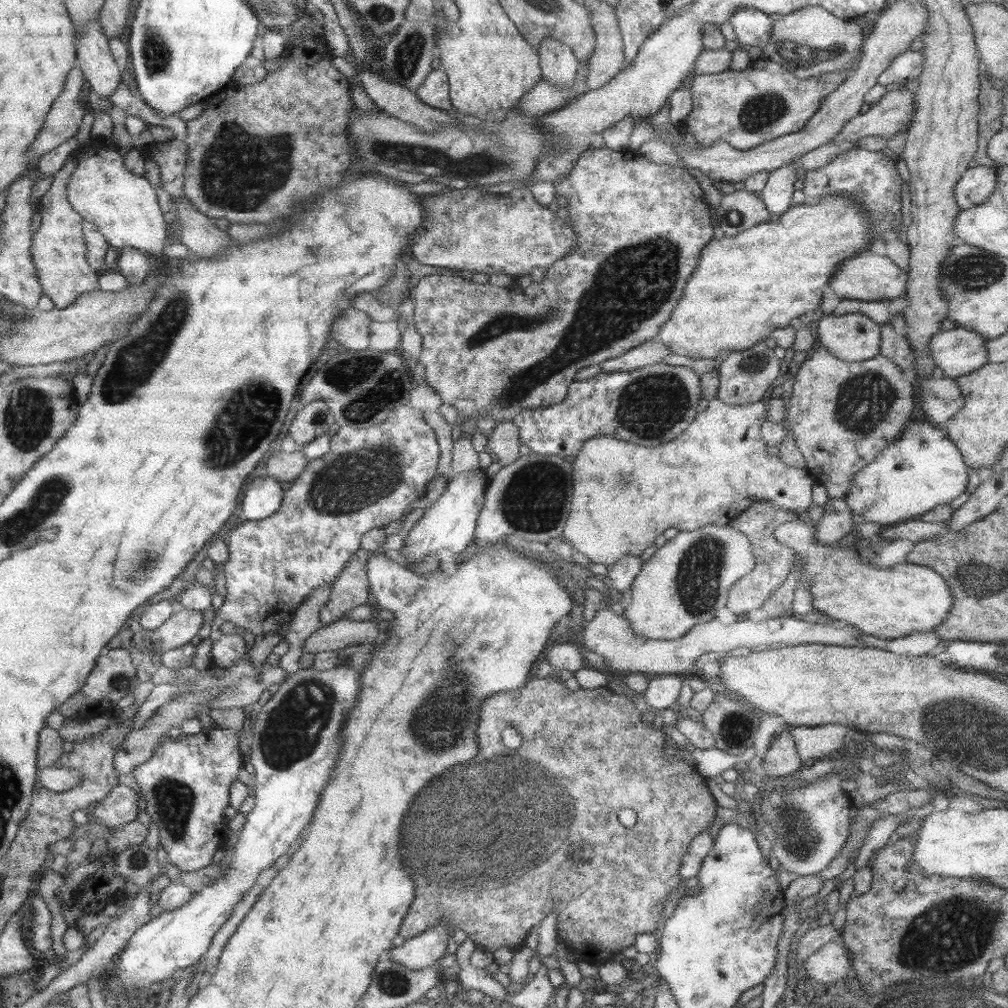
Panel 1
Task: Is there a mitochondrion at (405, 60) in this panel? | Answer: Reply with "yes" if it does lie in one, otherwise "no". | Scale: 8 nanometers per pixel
yes

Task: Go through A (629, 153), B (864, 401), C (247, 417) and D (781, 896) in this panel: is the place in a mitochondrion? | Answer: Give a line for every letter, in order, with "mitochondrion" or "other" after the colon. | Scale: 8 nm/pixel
A: other
B: mitochondrion
C: mitochondrion
D: other

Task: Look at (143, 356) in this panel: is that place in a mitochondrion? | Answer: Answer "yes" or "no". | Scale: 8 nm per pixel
yes

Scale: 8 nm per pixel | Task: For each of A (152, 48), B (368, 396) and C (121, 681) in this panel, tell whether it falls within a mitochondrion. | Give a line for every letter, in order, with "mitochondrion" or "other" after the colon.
A: mitochondrion
B: mitochondrion
C: mitochondrion

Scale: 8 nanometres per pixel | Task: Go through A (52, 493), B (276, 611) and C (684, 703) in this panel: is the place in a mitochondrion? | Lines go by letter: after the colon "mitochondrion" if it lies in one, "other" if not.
A: mitochondrion
B: other
C: other

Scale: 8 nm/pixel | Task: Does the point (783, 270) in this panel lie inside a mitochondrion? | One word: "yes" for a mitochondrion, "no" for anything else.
no

